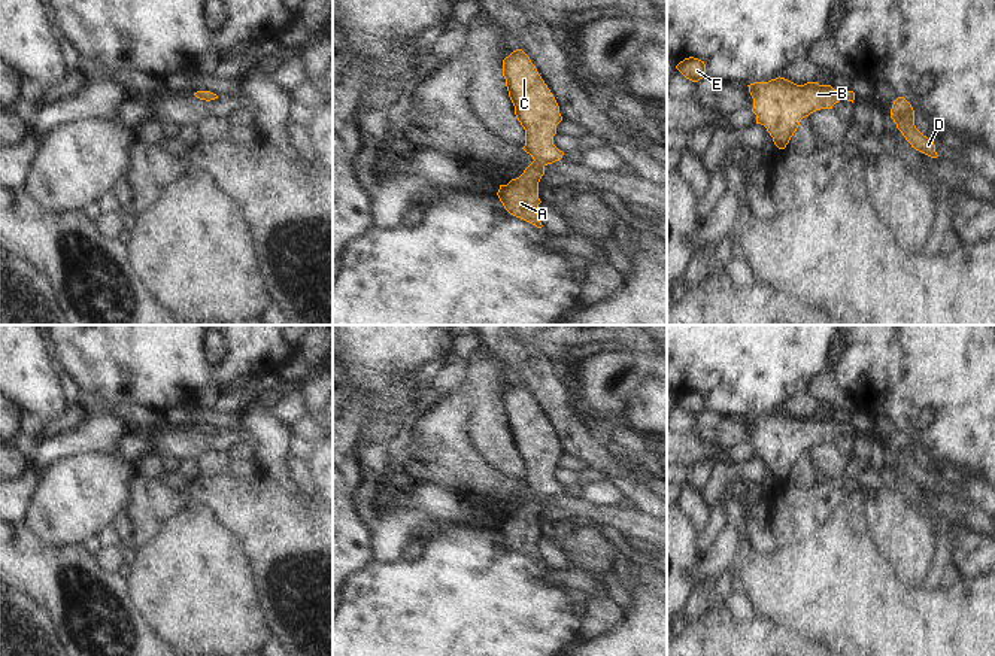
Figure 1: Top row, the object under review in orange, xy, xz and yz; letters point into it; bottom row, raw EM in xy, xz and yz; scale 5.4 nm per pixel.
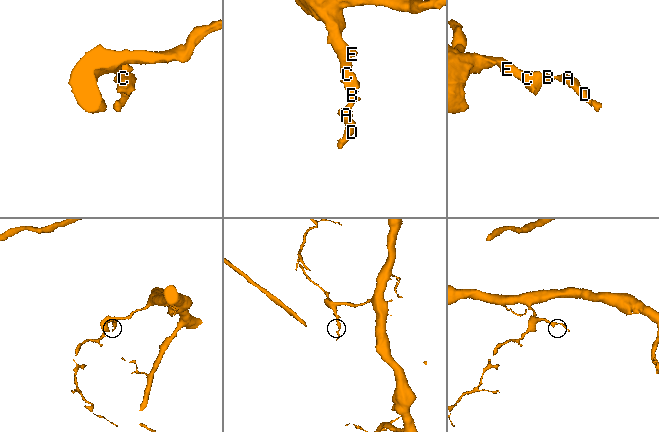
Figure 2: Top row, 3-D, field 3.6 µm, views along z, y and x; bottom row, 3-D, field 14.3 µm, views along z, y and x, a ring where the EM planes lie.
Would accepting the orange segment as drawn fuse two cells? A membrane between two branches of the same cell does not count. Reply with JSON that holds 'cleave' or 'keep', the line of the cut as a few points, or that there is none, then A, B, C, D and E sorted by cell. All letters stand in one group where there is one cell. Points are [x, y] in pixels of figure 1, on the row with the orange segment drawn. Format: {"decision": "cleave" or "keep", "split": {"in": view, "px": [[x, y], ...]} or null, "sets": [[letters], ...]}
{"decision": "keep", "split": null, "sets": [["A", "B", "C", "D", "E"]]}

